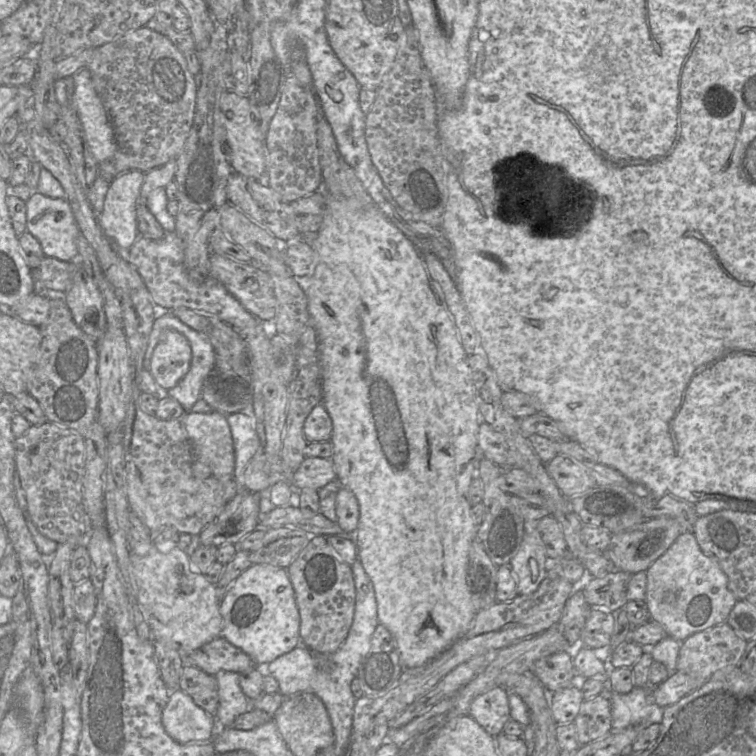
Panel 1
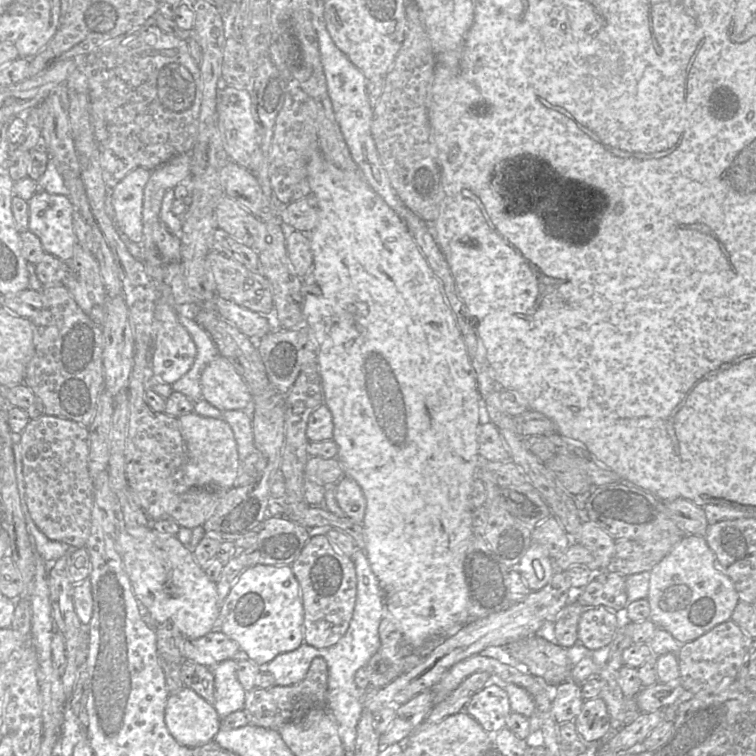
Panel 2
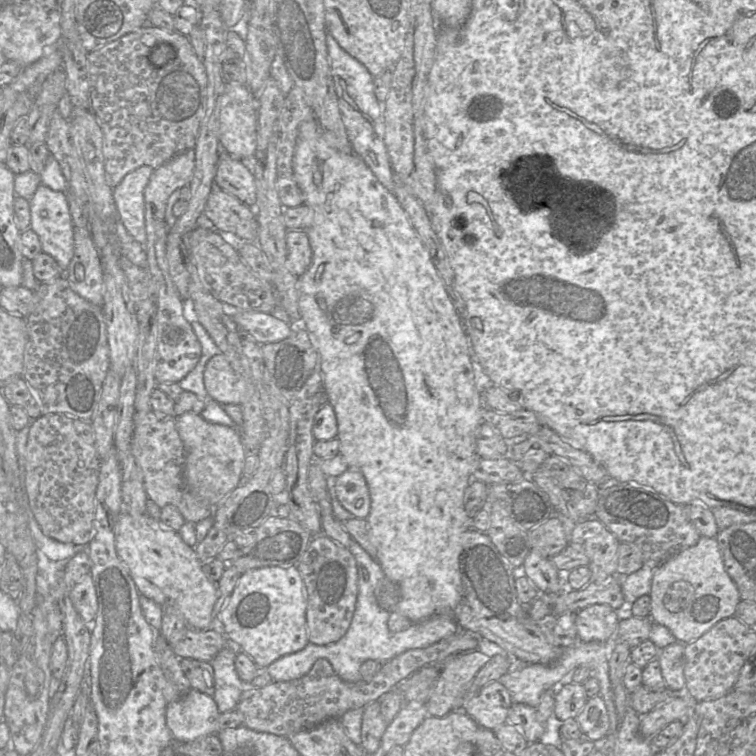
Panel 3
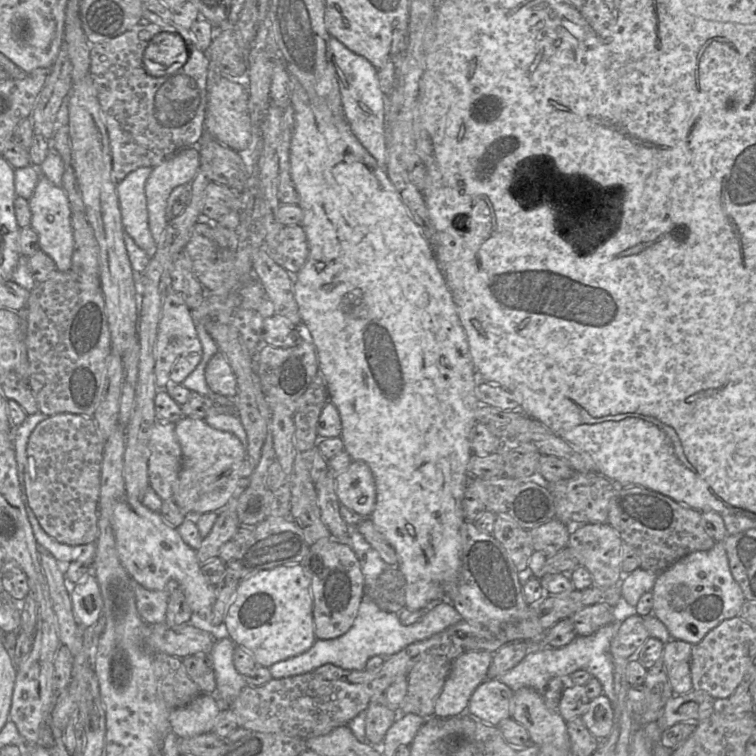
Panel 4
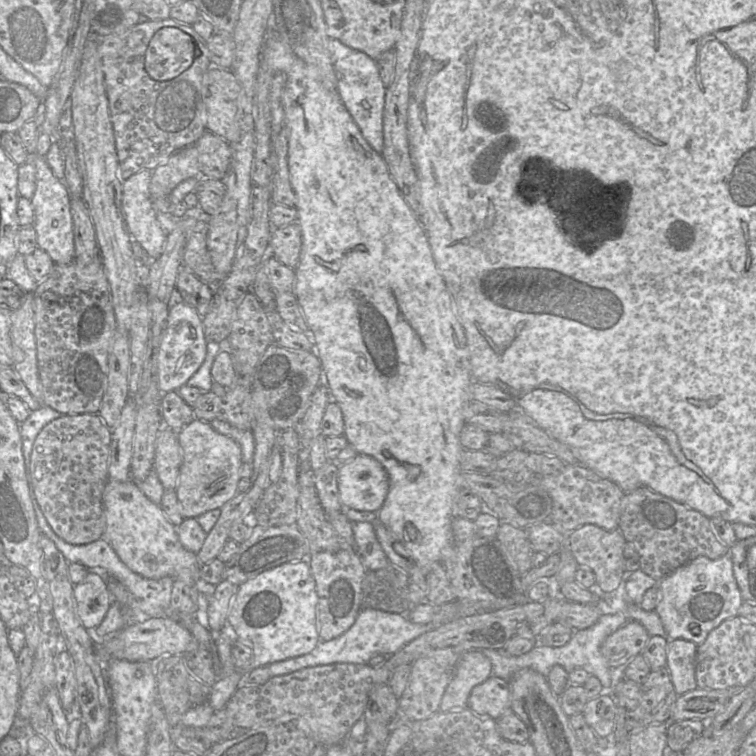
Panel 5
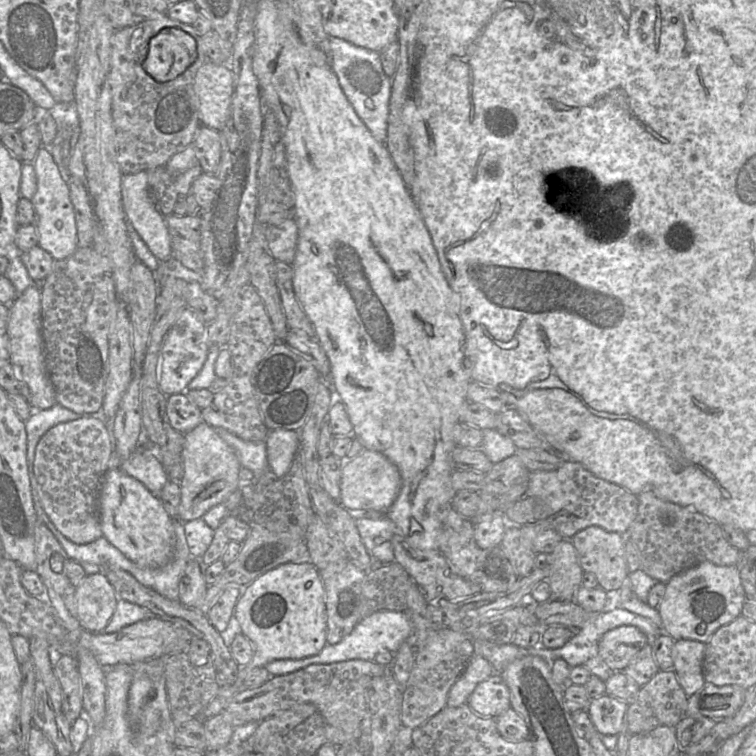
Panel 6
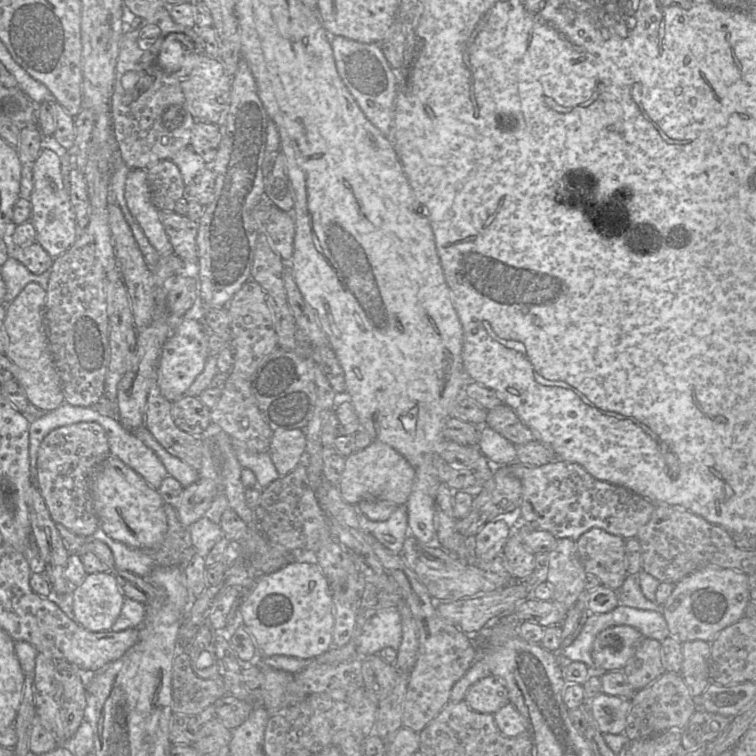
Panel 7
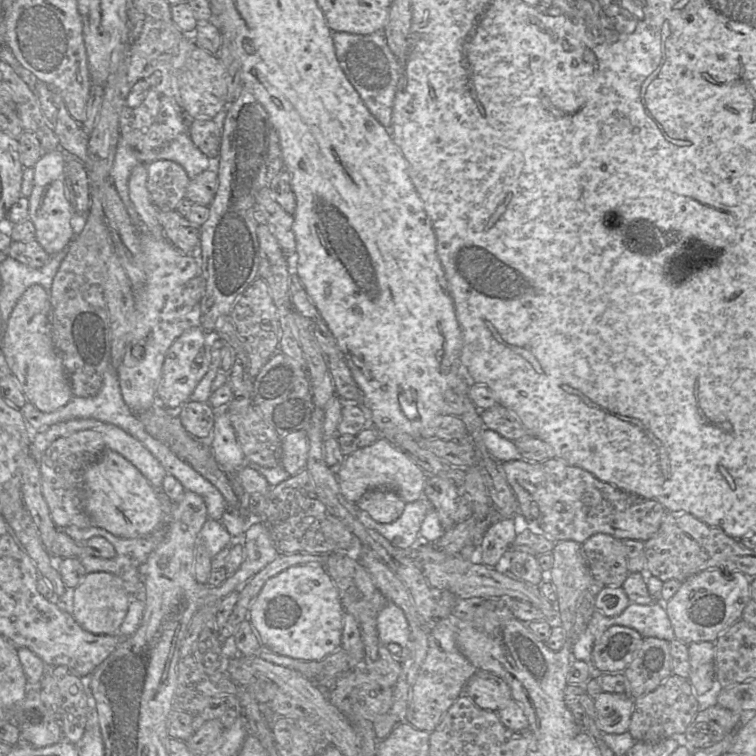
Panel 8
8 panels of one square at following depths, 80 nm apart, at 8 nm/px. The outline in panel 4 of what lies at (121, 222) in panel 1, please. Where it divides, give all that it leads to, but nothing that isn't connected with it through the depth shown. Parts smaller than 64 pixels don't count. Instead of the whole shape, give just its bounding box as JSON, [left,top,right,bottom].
[117,167,157,257]

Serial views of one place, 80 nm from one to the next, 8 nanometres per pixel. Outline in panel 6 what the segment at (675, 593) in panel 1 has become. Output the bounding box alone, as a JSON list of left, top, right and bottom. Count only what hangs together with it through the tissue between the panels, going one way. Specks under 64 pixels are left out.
[658,562,746,644]

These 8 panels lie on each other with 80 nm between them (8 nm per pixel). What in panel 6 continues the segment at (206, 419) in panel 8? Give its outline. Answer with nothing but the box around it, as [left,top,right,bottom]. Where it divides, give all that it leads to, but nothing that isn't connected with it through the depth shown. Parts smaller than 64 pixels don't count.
[166,393,203,434]

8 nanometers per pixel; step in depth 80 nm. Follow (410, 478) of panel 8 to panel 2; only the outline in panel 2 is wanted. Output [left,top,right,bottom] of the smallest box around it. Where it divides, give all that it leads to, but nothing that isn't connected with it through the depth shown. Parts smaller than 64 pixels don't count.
[334,475,366,524]

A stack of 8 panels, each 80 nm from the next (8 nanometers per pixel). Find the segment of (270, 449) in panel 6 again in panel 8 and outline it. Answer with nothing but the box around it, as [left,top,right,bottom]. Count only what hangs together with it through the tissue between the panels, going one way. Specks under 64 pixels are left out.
[281,430,309,476]

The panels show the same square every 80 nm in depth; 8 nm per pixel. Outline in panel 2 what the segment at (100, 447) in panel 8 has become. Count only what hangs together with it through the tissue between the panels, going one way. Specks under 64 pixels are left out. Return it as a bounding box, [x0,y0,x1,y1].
[19,414,94,548]

